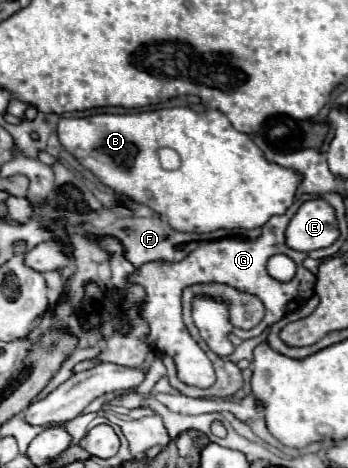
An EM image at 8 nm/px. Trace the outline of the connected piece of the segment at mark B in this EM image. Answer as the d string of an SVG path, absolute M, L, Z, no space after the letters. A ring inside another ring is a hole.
M188 106L162 108L136 114L96 114L86 118L60 118L58 138L80 166L90 170L102 184L116 194L132 198L152 208L162 222L174 226L178 232L214 232L227 228L250 230L264 226L270 216L284 214L294 200L300 184L300 174L270 164L262 150L250 140L248 134L234 130L228 118L218 110L194 112ZM160 148L172 148L180 156L178 170L164 170L158 158Z

